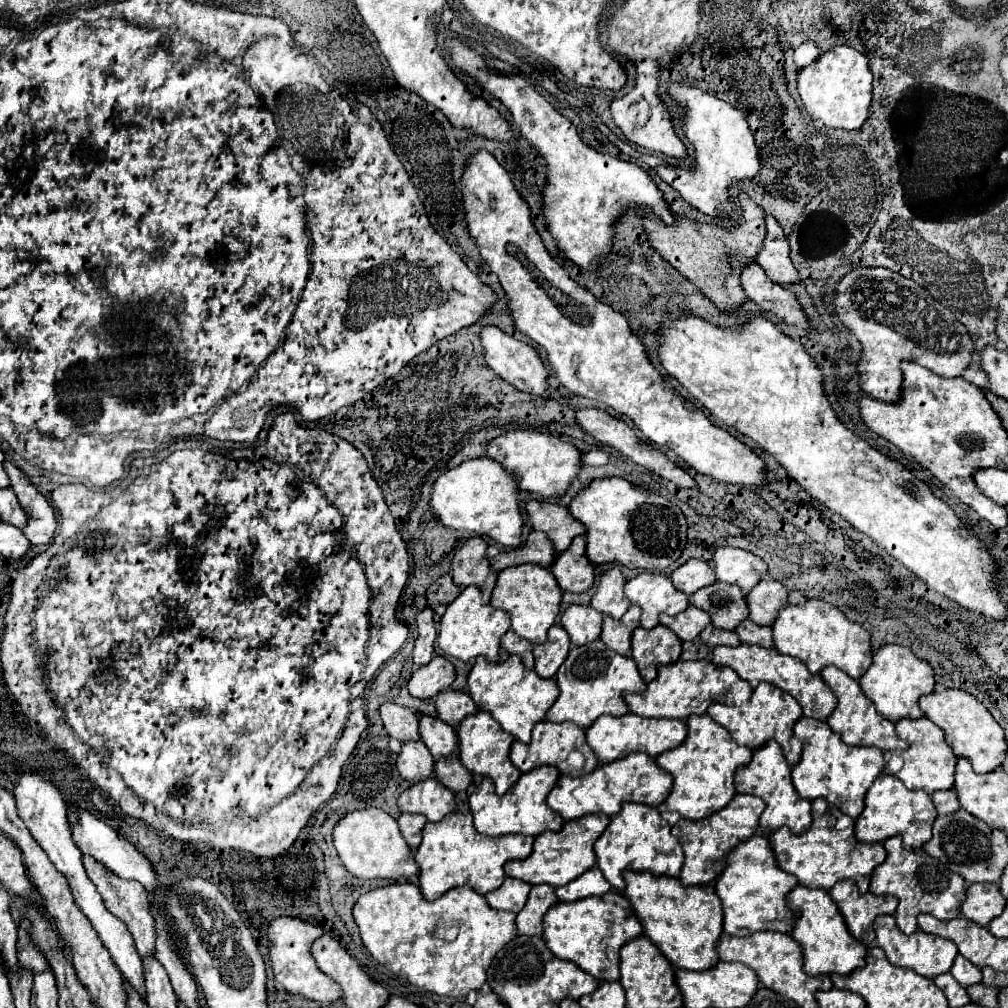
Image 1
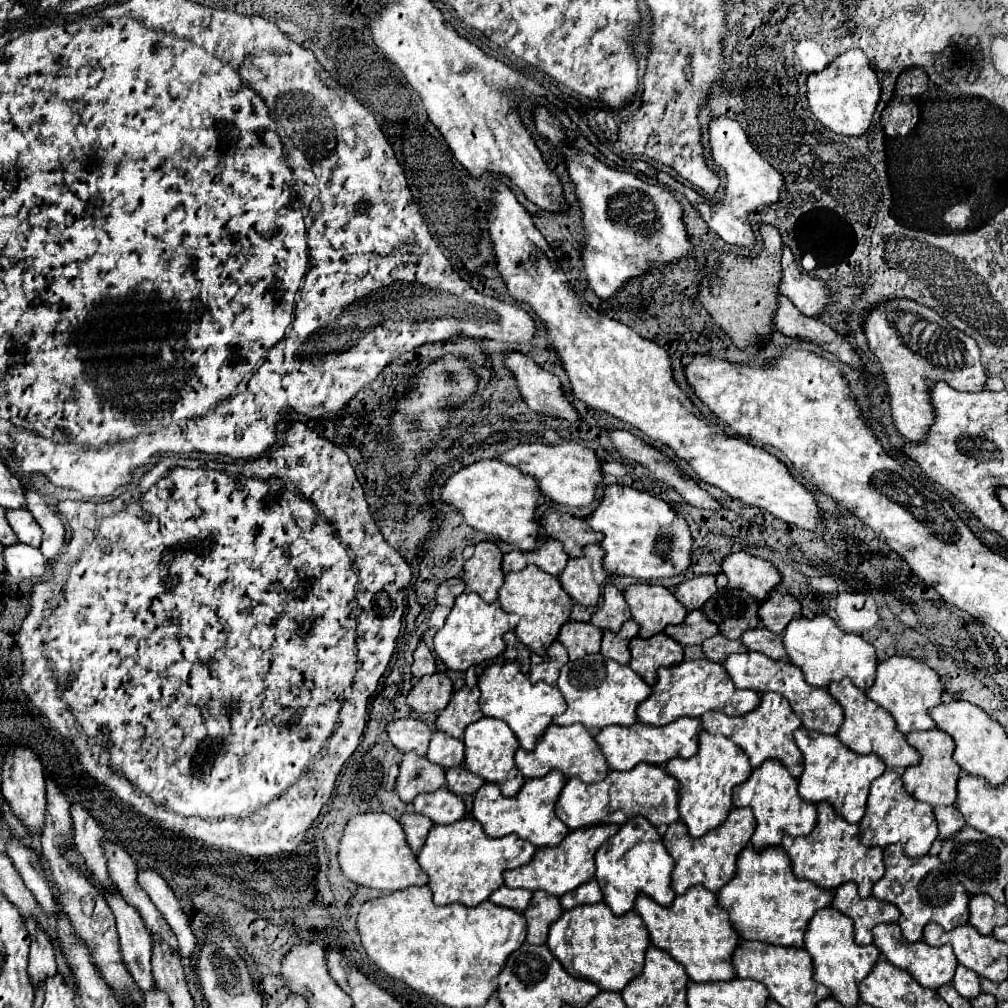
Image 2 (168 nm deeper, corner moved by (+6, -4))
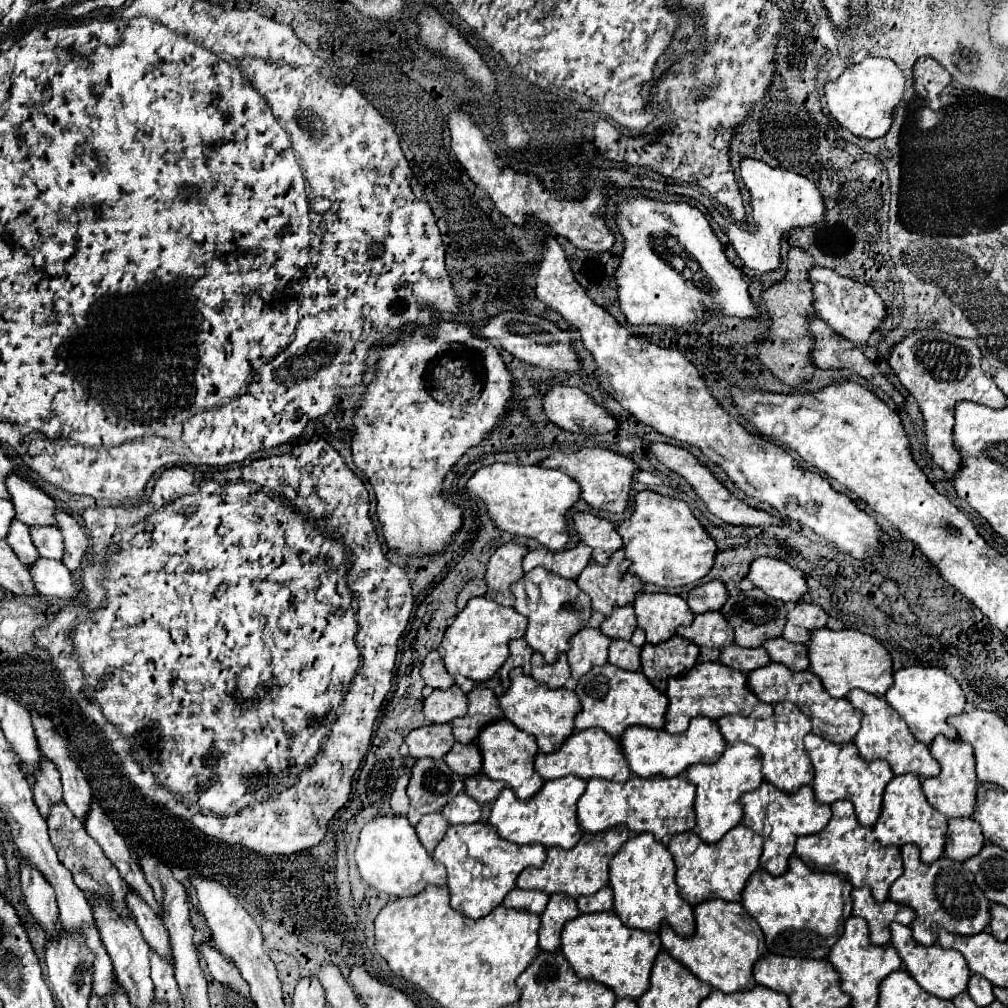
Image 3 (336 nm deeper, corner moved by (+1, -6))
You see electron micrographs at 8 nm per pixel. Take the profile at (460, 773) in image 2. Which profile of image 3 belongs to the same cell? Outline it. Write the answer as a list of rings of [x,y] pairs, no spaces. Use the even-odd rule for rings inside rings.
[[[477,775],[477,777],[469,777],[469,779],[465,779],[465,783],[467,783],[467,787],[465,787],[465,793],[469,795],[469,797],[473,797],[477,803],[493,803],[497,797],[499,797],[499,793],[501,793],[501,789],[505,787],[505,783],[503,781],[493,781],[493,779],[489,779],[487,775]]]

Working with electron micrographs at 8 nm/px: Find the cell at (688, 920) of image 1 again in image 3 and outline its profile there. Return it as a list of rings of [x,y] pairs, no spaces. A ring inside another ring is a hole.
[[[713,899],[699,903],[695,907],[695,933],[691,937],[679,937],[667,925],[661,927],[663,947],[703,983],[709,983],[713,989],[723,993],[749,991],[757,985],[753,977],[753,965],[757,959],[767,955],[765,939],[761,927],[747,915],[741,903],[729,903],[723,899]]]

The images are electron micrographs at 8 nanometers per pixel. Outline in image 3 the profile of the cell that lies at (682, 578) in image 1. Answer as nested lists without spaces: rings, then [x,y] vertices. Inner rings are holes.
[[[709,581],[705,585],[699,585],[689,591],[687,603],[693,613],[705,613],[705,611],[719,611],[723,603],[727,601],[729,591],[719,581]]]

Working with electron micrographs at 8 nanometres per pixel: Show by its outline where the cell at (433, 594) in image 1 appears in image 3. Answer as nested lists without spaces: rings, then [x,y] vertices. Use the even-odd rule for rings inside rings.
[[[477,577],[477,579],[469,581],[469,583],[463,587],[463,591],[461,591],[459,597],[457,597],[457,607],[463,609],[471,597],[479,597],[479,595],[485,595],[485,593],[487,593],[485,579],[483,579],[483,577]]]

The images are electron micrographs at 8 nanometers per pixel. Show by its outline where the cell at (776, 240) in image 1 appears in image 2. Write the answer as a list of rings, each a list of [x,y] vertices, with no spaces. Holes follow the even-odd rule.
[[[788,247],[782,251],[782,279],[780,279],[780,293],[786,295],[798,311],[804,315],[820,315],[828,305],[828,289],[824,283],[810,275],[802,275],[794,263],[794,255]]]

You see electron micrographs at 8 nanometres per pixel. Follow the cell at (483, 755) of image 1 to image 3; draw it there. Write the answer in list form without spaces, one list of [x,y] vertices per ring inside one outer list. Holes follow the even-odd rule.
[[[501,719],[501,721],[495,721],[495,723],[491,723],[491,725],[487,725],[483,729],[483,735],[479,735],[477,745],[479,745],[481,753],[483,753],[483,773],[489,779],[507,783],[515,791],[515,795],[519,799],[529,799],[543,787],[545,781],[533,769],[535,755],[539,751],[537,741],[535,741],[533,735],[523,733],[511,721]]]

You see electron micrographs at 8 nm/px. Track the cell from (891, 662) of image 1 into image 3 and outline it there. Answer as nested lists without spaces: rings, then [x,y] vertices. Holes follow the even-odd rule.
[[[903,667],[893,675],[895,683],[887,691],[887,703],[905,719],[915,739],[925,745],[933,743],[937,735],[945,735],[947,739],[957,739],[957,731],[947,723],[947,717],[963,713],[965,695],[961,691],[955,677],[947,675],[941,667]]]

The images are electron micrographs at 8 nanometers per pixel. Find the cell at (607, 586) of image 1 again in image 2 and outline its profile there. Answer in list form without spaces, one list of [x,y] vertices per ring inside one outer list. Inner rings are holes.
[[[612,583],[604,585],[602,605],[592,615],[590,623],[596,625],[596,627],[600,627],[600,629],[610,629],[610,631],[618,633],[620,627],[622,627],[622,623],[628,621],[628,619],[630,619],[630,611],[628,611],[628,605],[626,605],[622,593]]]

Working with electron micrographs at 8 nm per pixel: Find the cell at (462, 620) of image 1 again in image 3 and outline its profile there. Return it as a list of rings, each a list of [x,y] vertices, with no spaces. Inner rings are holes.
[[[473,597],[467,607],[455,617],[453,625],[447,627],[443,637],[443,659],[445,669],[451,675],[467,677],[475,683],[491,679],[509,657],[509,641],[521,639],[527,631],[527,617],[517,613],[513,607],[503,607],[485,597]]]

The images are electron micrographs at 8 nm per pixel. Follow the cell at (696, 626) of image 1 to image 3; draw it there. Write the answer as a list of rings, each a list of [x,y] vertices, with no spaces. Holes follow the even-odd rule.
[[[705,611],[695,615],[689,627],[679,627],[677,635],[693,641],[699,647],[722,648],[733,643],[733,629],[719,611]]]

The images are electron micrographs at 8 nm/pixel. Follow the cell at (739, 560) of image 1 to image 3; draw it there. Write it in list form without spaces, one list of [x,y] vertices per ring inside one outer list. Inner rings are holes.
[[[755,559],[755,563],[751,563],[751,571],[747,577],[755,583],[755,587],[763,589],[767,595],[779,601],[797,603],[799,599],[803,599],[803,595],[809,593],[809,585],[803,571],[787,565],[781,559]]]

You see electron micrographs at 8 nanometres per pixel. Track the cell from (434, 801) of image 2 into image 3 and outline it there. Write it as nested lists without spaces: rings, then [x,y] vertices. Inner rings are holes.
[[[463,793],[463,795],[457,795],[451,803],[447,803],[447,807],[443,807],[441,813],[451,825],[477,823],[481,819],[481,805]]]

